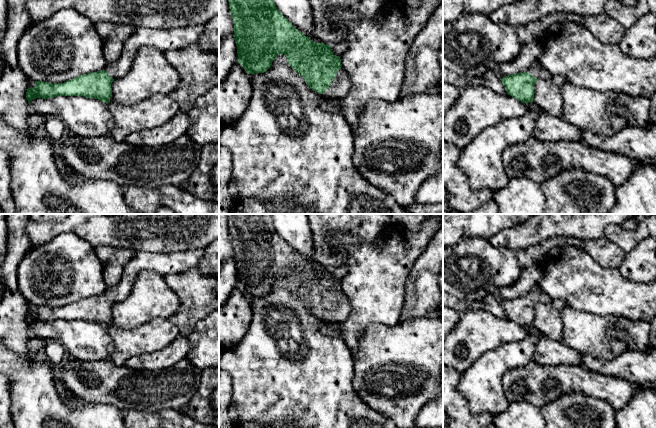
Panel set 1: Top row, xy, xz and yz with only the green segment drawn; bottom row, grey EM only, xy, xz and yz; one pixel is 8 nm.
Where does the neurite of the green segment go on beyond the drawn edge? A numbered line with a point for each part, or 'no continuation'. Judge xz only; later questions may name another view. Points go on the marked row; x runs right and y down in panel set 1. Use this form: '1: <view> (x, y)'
1: xz (340, 87)

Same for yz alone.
1: yz (536, 70)

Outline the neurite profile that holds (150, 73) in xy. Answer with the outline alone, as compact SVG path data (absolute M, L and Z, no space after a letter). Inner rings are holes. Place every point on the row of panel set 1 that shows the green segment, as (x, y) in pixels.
M144 46L137 50L129 72L124 77L113 80L110 102L133 105L156 93L169 95L178 87L179 81L179 74L168 63L164 52Z

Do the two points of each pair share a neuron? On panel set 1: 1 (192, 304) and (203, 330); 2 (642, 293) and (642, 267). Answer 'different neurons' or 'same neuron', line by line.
1: different neurons
2: different neurons

